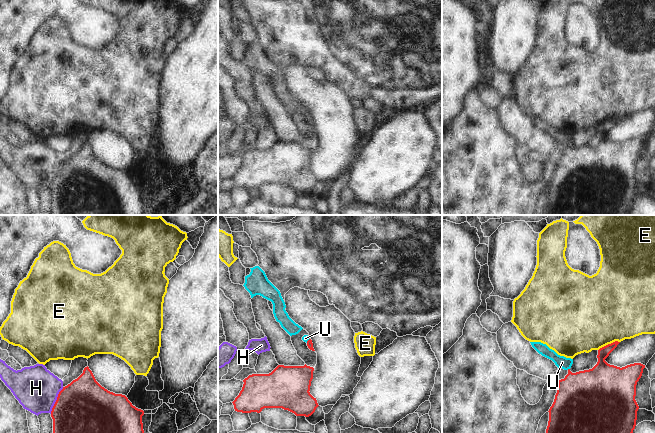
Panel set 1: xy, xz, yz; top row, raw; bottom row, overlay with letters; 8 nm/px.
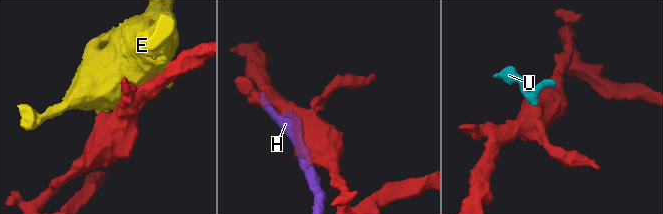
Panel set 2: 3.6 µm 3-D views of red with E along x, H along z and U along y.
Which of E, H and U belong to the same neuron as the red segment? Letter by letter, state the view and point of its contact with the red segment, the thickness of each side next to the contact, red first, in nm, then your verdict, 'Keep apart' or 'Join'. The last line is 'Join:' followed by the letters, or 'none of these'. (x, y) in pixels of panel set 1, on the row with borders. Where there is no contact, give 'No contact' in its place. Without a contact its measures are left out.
E: Touches red at yz (608, 344). Thickness 190 nm (red) against 500 nm. Keep apart
H: Touches red at xy (56, 400). Thickness 440 nm (red) against 360 nm. Keep apart
U: Touches red at xz (308, 340). Thickness 50 nm (red) against 60 nm. Join
Join: U

